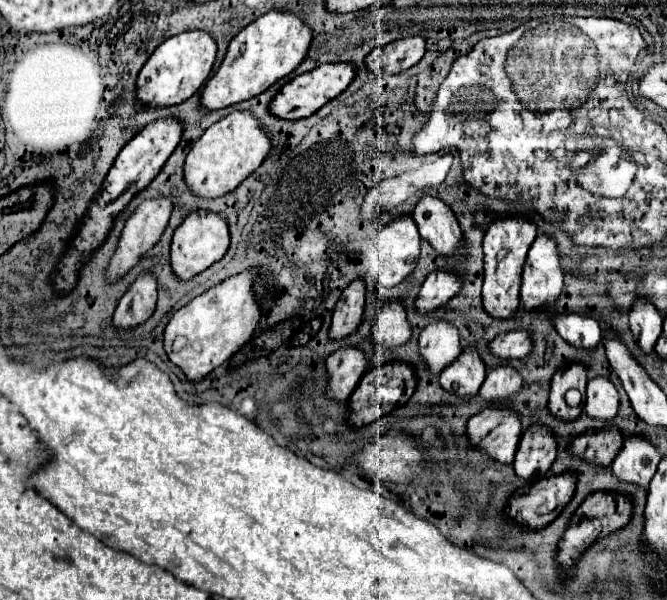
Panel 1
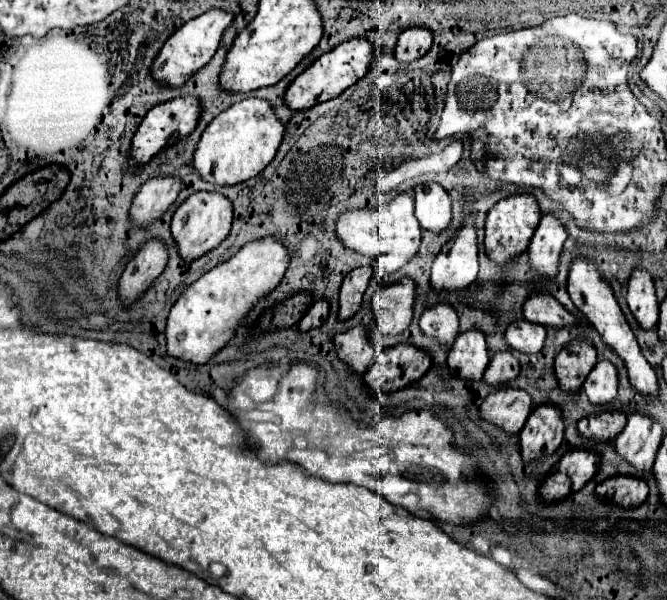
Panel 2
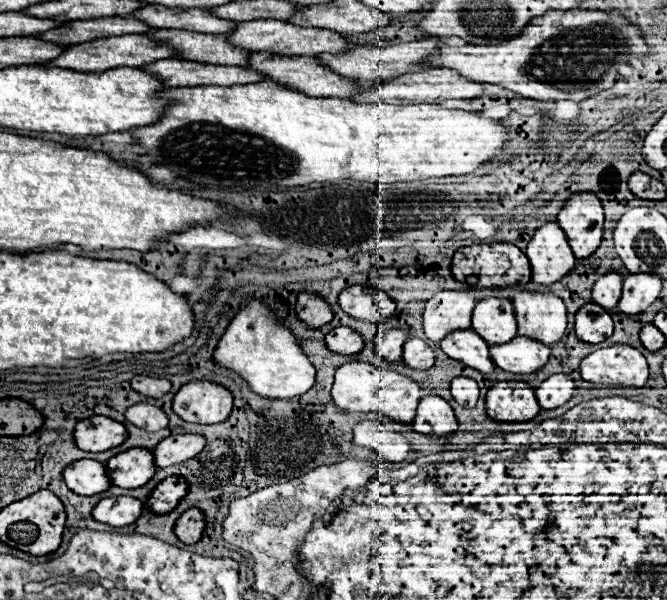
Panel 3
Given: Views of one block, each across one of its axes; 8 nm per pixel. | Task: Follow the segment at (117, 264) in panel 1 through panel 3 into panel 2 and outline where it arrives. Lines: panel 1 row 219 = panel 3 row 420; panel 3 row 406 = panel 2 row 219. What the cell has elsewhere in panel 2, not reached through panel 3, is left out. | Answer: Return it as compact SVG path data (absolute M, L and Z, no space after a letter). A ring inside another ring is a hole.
M156 176L148 180L134 196L130 208L130 222L136 228L146 228L156 222L178 198L182 182L174 176Z

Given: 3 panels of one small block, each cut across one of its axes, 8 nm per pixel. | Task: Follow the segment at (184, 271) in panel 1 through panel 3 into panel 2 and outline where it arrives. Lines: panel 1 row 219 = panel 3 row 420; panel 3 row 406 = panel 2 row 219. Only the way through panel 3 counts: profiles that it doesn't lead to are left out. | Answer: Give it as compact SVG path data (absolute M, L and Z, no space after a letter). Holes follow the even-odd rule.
M212 192L192 194L186 202L180 204L180 208L172 218L172 238L178 246L180 258L192 262L202 258L206 252L218 248L230 234L230 226L232 226L232 202L228 198Z

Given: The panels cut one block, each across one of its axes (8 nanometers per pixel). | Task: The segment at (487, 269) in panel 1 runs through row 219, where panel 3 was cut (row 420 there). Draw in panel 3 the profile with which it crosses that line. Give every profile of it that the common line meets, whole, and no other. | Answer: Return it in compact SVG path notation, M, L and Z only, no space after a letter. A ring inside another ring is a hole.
M496 382L486 394L486 412L496 422L528 422L540 406L526 382Z

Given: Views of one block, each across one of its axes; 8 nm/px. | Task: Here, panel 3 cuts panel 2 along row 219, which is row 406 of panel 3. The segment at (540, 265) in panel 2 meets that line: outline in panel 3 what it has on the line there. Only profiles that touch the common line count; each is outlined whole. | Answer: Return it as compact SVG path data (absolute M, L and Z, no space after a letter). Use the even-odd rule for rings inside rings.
M552 374L538 388L536 398L544 410L552 410L568 402L574 394L574 380L568 374Z

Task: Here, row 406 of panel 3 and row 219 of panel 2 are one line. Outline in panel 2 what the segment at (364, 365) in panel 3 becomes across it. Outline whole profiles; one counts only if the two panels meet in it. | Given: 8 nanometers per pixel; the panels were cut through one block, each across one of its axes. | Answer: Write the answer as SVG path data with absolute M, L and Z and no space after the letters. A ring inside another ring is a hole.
M400 194L388 206L378 210L348 210L336 222L336 234L344 242L344 246L374 256L380 268L388 274L394 274L402 266L406 266L418 252L422 228L414 216L414 198L410 194Z

